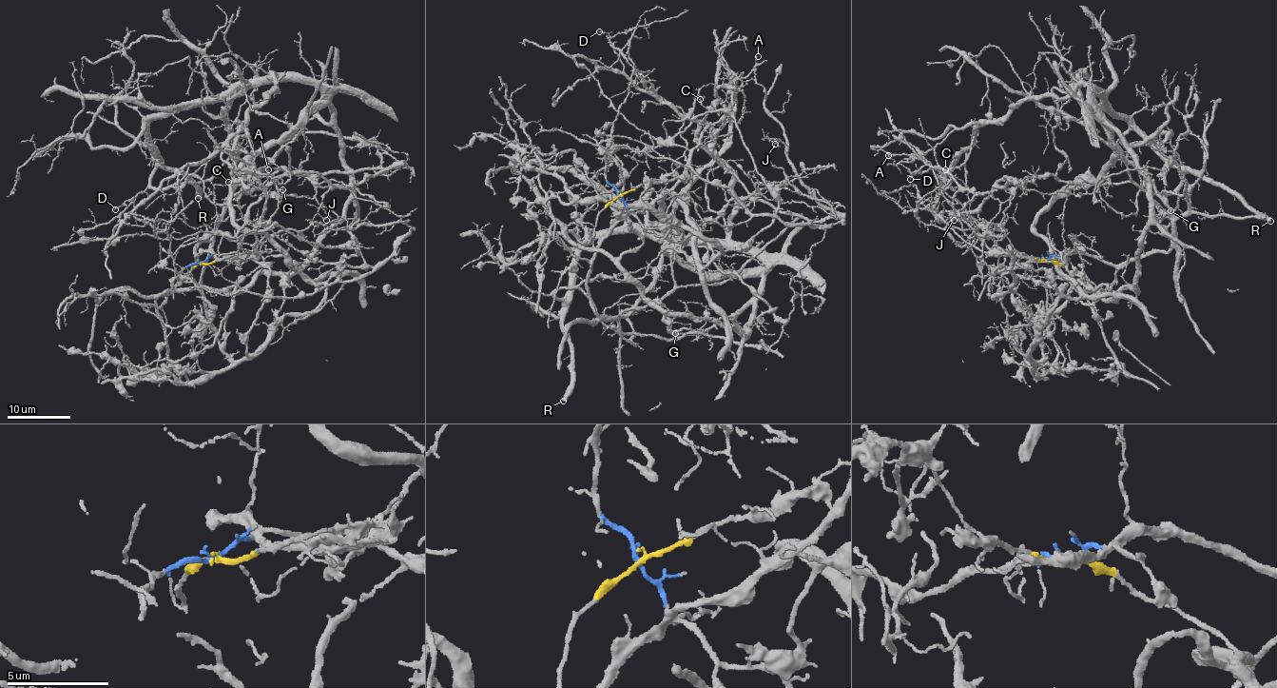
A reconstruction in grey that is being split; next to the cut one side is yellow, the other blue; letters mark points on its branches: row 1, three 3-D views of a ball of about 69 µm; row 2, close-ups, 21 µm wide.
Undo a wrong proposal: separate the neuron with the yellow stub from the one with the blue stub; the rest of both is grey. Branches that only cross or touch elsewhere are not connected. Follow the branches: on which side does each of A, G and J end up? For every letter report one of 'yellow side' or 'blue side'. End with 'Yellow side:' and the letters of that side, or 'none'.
A: blue side
G: blue side
J: yellow side
Yellow side: J

